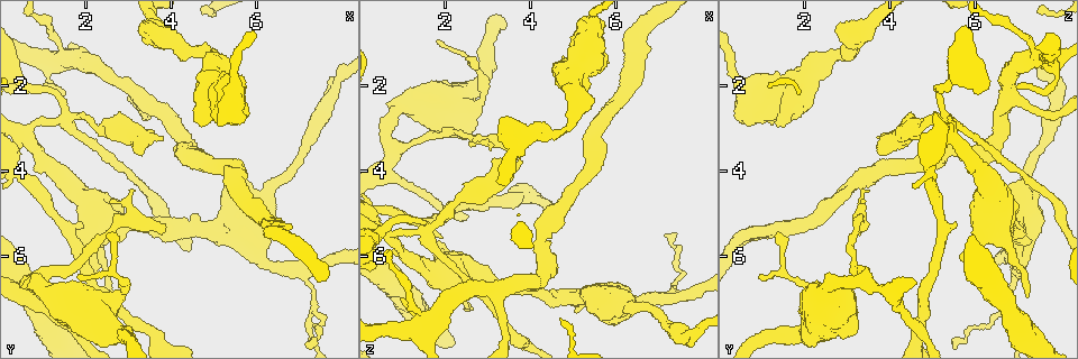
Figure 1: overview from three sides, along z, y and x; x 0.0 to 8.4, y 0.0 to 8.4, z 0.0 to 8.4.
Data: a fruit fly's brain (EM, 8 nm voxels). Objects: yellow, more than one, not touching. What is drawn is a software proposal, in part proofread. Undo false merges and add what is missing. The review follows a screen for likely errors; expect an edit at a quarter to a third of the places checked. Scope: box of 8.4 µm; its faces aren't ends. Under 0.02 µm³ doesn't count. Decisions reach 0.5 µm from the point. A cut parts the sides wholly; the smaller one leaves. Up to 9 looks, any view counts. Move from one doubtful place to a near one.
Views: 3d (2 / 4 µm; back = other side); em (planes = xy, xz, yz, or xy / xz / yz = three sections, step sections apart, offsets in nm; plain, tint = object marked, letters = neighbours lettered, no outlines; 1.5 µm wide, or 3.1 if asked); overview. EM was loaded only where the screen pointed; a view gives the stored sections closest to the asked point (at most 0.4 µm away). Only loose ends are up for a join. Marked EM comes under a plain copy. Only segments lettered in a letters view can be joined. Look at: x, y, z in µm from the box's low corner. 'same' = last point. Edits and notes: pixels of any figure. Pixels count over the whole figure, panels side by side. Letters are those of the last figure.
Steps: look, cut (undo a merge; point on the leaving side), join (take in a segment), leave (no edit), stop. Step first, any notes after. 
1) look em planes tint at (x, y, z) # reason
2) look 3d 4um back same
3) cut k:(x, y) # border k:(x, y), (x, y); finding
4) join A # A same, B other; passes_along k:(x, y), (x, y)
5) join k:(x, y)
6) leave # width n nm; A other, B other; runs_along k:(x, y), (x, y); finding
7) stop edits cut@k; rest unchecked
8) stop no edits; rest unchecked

look 3d 4um at (3.15, 3.50, 3.80) # thick end

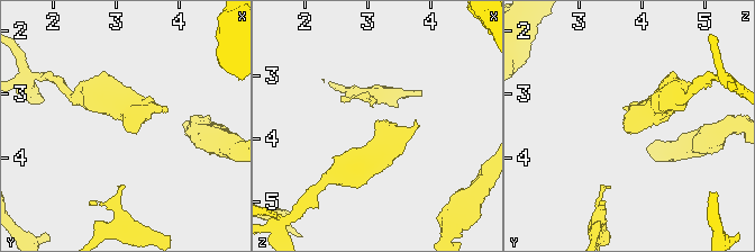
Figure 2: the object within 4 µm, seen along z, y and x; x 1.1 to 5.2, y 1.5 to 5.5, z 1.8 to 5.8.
look em planes letters at (3.10, 3.45, 3.80) # now the EM

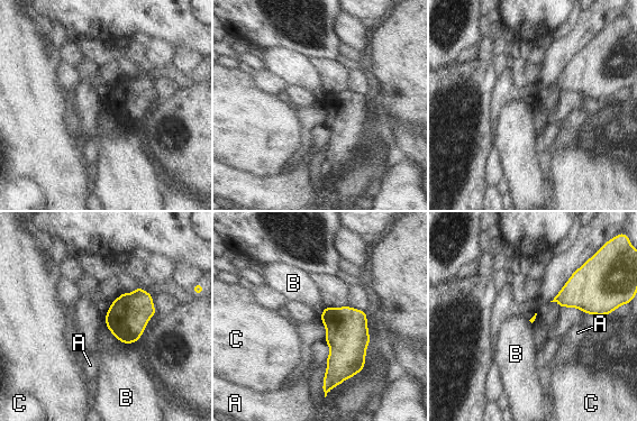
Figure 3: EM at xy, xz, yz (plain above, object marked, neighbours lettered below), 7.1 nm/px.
leave # A other, B other, C other; border 3:(107, 327), (118, 341); no lettered segment goes on from it

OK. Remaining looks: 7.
look 3d 2um at (1.80, 6.40, 1.00) # tapers out

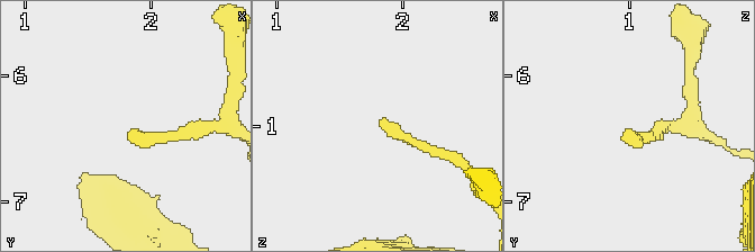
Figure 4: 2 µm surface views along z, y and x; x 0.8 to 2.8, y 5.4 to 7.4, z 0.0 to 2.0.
look em xz step 4 letters at (1.86, 6.40, 1.00) # need the tissue

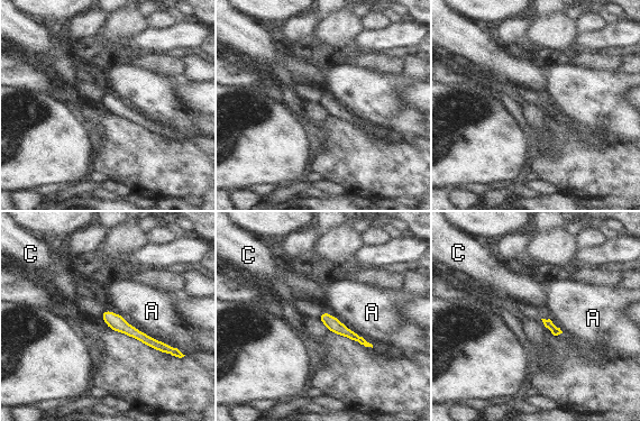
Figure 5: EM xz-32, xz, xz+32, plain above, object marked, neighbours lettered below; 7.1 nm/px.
look em planes letters same # cut it another way

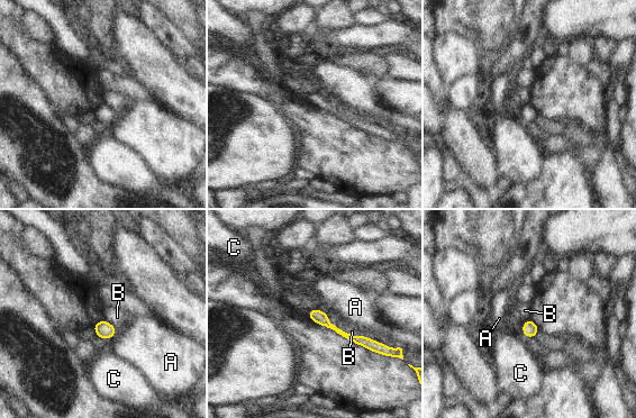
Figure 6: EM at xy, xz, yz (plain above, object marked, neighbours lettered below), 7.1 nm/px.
leave # A other, B other, C other; border 6:(327, 316), (343, 330), (363, 336); none of them fits

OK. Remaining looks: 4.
look 3d 2um at (3.75, 5.50, 3.35) # branch stops here

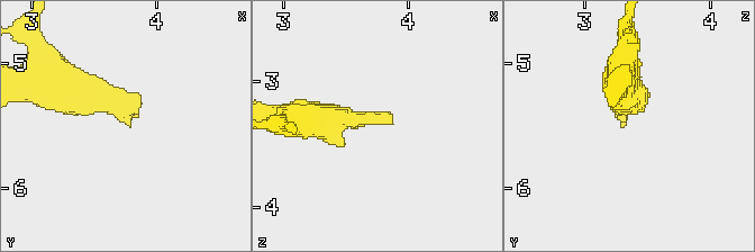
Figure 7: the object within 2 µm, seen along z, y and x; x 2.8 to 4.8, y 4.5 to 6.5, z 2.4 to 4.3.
look em planes letters at (3.76, 5.50, 3.34) # now the EM

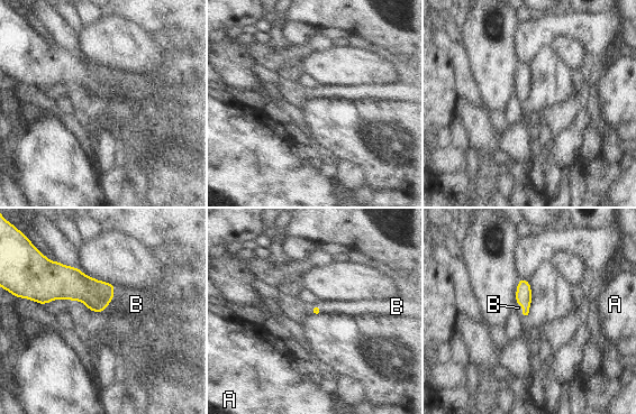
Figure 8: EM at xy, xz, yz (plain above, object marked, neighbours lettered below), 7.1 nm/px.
join B # A other, B same; passes_along 8:(96, 295), (111, 298), (136, 304); the neuron continues

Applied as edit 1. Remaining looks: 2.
stop edits join@8; rest unchecked

